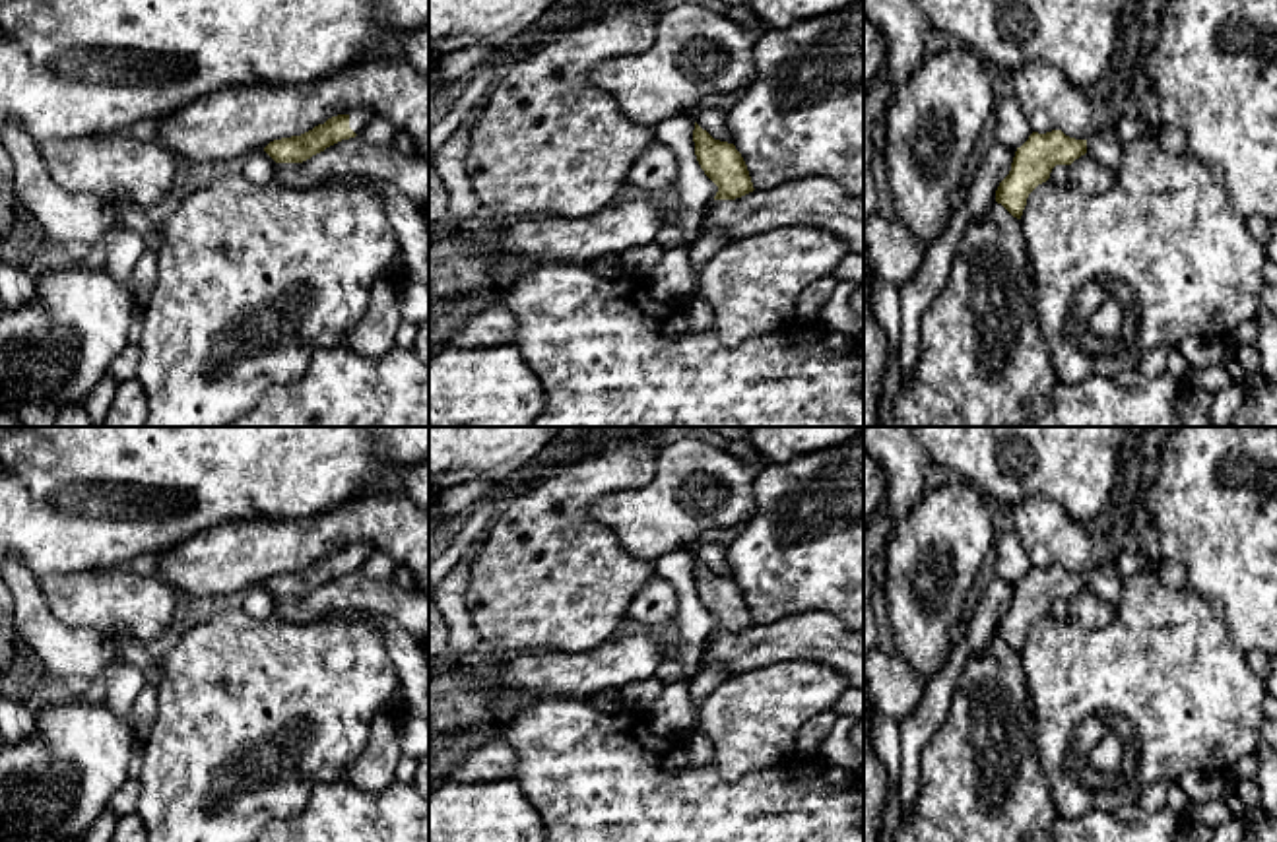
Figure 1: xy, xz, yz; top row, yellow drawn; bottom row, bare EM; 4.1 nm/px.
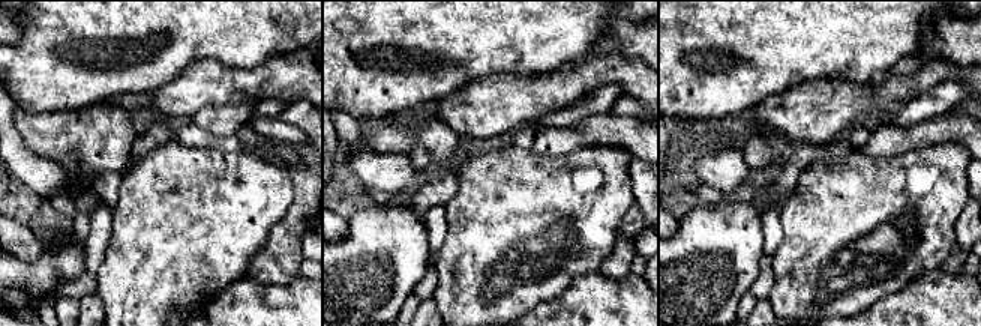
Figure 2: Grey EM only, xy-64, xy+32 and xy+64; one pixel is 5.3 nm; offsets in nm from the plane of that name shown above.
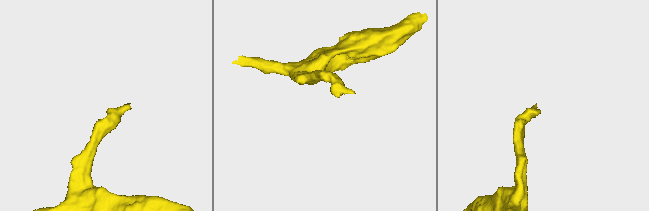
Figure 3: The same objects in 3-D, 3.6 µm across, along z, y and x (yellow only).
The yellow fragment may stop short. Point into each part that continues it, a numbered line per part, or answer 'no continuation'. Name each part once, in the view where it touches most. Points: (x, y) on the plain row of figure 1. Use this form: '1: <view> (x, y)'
1: xy (358, 551)

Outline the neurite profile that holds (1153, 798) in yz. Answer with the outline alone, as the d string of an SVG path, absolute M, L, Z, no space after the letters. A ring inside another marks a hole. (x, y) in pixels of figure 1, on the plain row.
M1159 780L1151 784L1141 795L1139 795L1139 805L1147 811L1159 811L1166 807L1166 790L1170 782L1168 780Z

